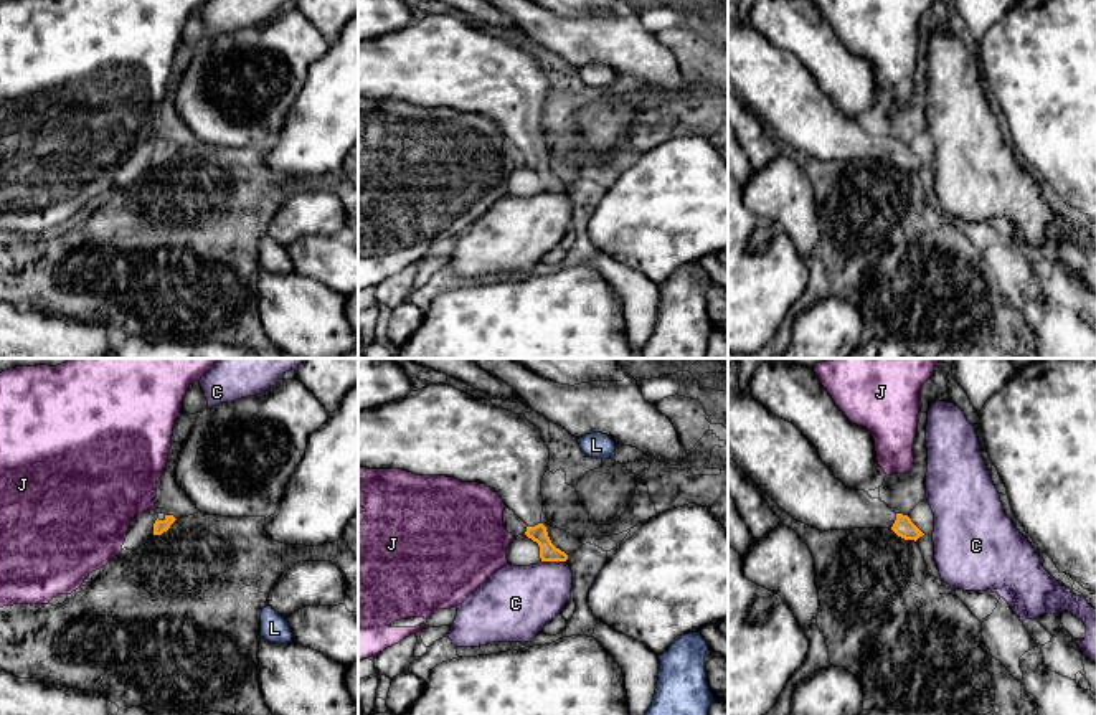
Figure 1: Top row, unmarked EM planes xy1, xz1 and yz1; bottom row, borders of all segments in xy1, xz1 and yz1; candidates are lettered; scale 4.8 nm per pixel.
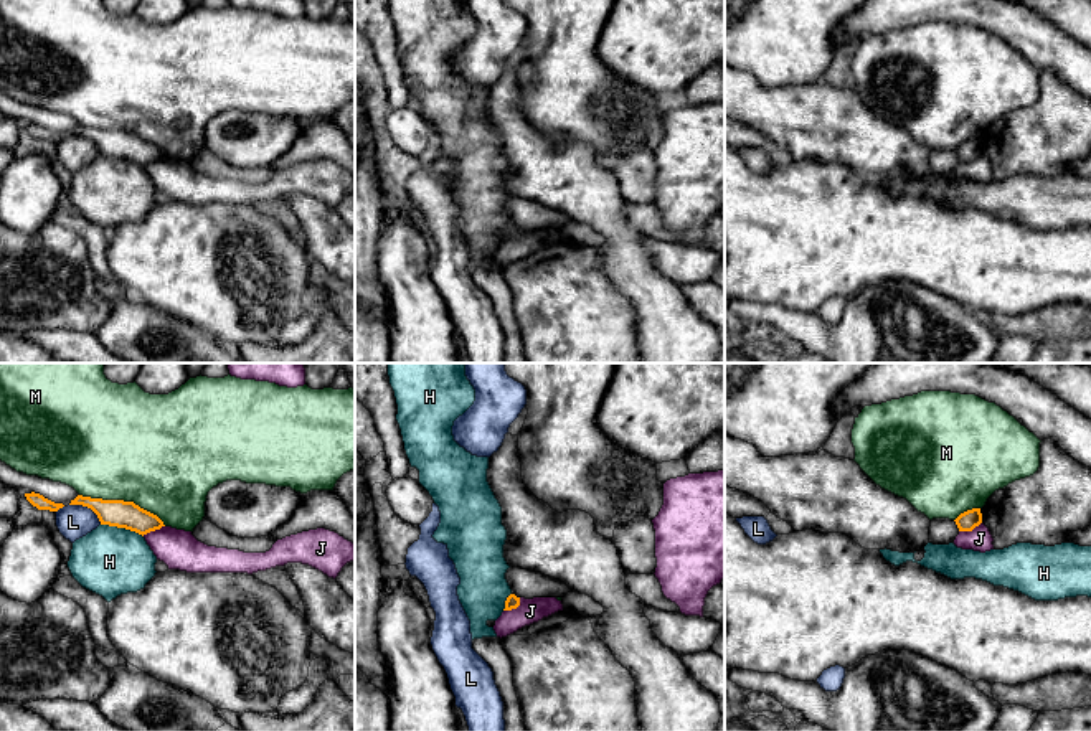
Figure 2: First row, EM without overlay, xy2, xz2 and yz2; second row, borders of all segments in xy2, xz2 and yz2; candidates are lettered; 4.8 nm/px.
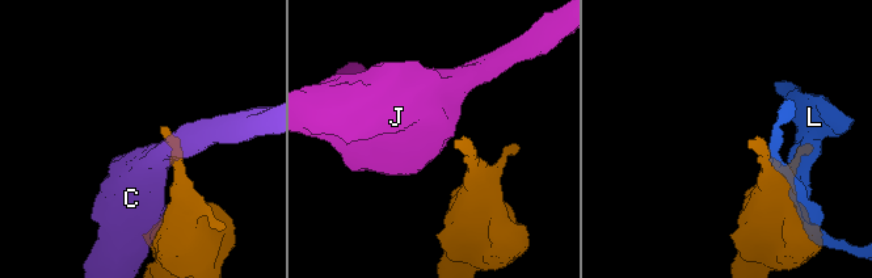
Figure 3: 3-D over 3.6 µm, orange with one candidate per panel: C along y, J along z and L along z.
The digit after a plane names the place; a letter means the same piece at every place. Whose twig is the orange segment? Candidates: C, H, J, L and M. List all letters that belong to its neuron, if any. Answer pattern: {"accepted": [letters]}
{"accepted": []}

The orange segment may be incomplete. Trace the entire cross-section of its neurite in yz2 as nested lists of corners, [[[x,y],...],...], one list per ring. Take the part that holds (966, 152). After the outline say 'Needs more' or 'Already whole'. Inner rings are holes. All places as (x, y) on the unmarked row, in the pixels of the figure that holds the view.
[[[972,139],[961,144],[956,150],[959,162],[972,162],[975,157],[982,153],[980,139]]]. Already whole

